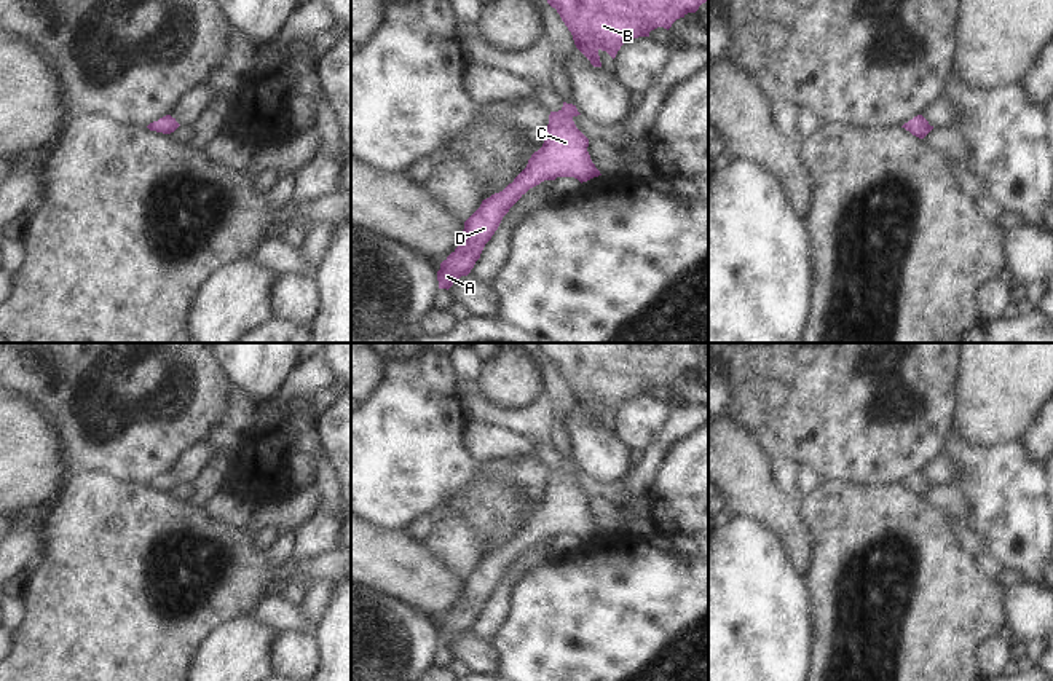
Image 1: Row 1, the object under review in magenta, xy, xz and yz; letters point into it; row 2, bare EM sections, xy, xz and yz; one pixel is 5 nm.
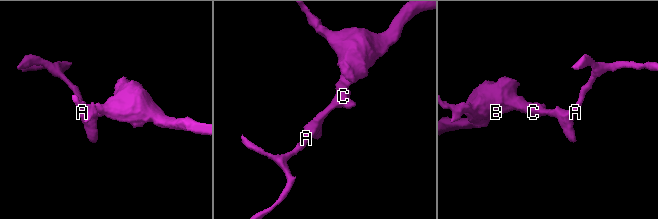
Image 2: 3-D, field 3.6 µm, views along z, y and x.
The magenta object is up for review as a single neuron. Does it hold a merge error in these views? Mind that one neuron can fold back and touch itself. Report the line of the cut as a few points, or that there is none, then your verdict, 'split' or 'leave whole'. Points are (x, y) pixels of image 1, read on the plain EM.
no cut | leave whole

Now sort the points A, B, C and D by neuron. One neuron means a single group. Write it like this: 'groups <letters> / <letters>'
groups A B C D

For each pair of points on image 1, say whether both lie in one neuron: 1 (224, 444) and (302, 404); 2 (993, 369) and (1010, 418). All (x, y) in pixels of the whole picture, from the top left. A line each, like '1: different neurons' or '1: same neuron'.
1: same neuron
2: same neuron

